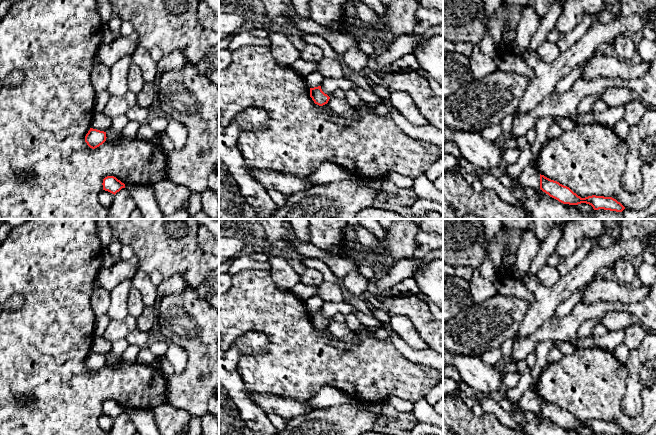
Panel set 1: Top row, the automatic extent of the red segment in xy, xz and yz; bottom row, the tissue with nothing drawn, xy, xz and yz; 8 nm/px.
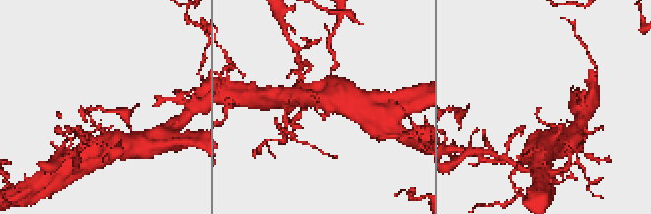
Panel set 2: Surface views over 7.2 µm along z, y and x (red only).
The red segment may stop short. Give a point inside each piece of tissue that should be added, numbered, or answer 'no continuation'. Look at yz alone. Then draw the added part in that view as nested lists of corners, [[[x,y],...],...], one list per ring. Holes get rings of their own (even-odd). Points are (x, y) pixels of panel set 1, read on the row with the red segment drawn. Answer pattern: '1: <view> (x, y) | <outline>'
no continuation

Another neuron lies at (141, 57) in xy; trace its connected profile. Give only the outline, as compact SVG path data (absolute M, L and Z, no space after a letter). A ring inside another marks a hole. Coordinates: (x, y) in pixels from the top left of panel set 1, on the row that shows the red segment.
M138 48L132 55L132 63L141 69L145 83L155 78L157 74L156 62L152 59L149 50Z

